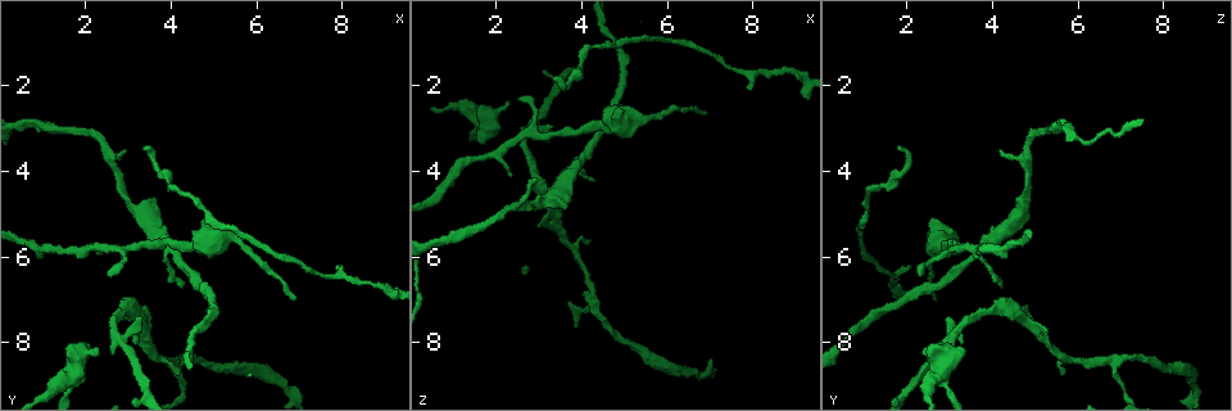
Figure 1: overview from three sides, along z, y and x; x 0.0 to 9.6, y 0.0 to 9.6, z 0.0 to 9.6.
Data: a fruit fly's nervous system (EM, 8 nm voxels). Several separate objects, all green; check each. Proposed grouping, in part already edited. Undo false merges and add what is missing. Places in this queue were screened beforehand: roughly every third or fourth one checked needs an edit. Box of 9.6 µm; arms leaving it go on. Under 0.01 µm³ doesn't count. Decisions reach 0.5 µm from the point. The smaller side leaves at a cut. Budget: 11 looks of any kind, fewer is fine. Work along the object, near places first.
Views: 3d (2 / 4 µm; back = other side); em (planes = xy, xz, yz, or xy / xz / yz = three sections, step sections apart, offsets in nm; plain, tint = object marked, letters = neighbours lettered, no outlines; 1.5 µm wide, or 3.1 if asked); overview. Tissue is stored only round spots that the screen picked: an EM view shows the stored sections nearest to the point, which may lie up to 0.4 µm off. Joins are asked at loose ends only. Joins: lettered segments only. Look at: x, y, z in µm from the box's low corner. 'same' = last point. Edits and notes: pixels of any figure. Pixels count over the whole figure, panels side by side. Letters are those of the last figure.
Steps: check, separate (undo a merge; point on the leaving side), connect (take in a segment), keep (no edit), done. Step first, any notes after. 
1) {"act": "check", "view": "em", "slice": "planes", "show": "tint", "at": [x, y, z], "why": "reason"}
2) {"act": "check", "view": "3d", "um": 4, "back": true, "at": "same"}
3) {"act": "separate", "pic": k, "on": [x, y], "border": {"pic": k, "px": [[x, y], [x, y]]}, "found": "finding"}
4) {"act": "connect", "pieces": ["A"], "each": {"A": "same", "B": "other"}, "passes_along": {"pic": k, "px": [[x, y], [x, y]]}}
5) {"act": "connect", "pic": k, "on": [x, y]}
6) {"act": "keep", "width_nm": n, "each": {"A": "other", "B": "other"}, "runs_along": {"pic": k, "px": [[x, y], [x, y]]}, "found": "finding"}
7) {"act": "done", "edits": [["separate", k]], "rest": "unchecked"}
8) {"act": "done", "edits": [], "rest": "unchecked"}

{"act": "check", "view": "em", "slice": "planes", "show": "letters", "at": [2.55, 6.45, 2.30]}

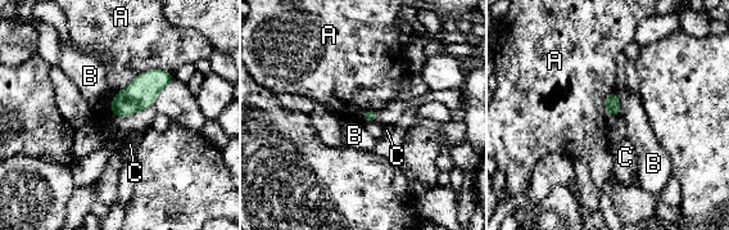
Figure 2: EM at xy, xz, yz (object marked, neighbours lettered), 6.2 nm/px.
{"act": "keep", "each": {"A": "other", "B": "other", "C": "other"}, "border": {"pic": 2, "px": [[172, 73], [139, 73], [111, 112]]}, "found": "none of them fits"}

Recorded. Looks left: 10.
{"act": "check", "view": "em", "slice": "xz", "step": 8, "show": "letters", "at": [2.30, 8.25, 2.40], "why": "stops while still wide"}

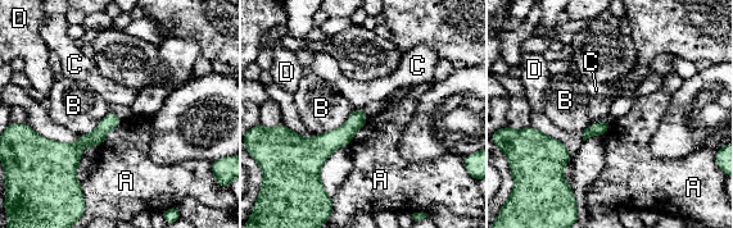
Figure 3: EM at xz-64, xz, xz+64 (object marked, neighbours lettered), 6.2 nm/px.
{"act": "check", "view": "em", "slice": "planes", "show": "letters", "at": "same", "why": "cut it another way"}

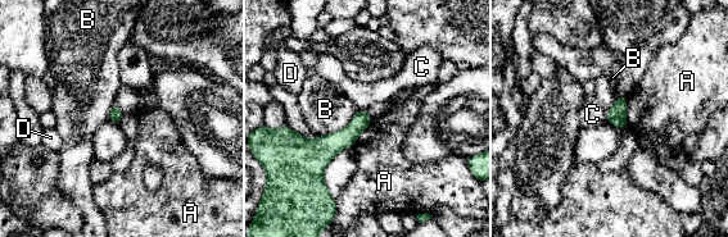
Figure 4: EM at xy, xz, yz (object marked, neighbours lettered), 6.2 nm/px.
{"act": "keep", "each": {"A": "other", "B": "other", "C": "other", "D": "other"}, "border": {"pic": 4, "px": [[625, 96], [625, 124], [628, 127]]}, "found": "no lettered segment goes on from it"}

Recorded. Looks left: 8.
{"act": "check", "view": "em", "slice": "xz", "step": 8, "show": "tint", "at": [4.35, 6.75, 4.25], "why": "thin end"}

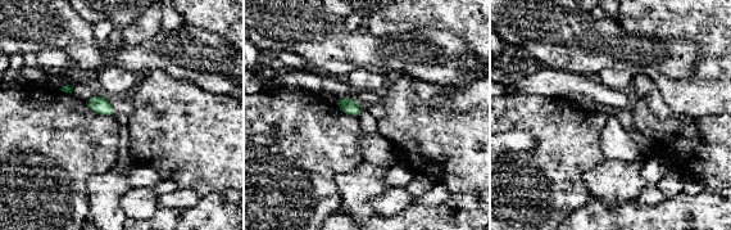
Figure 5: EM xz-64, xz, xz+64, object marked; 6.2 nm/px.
{"act": "check", "view": "em", "slice": "planes", "show": "tint", "at": "same"}

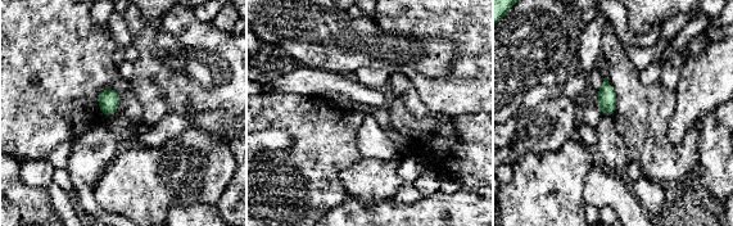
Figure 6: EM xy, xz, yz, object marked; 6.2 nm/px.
{"act": "check", "view": "em", "slice": "planes", "show": "letters", "at": "same"}

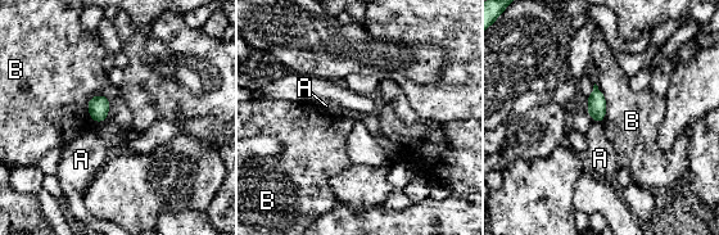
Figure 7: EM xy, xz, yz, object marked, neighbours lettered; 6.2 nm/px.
{"act": "keep", "width_nm": 90, "longest_contact_nm": ["B", 190], "each": {"A": "other", "B": "other"}, "found": "no lettered segment goes on from it"}

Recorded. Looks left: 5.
{"act": "check", "view": "em", "slice": "planes", "show": "letters", "at": [4.20, 8.40, 6.80], "why": "abrupt turn"}

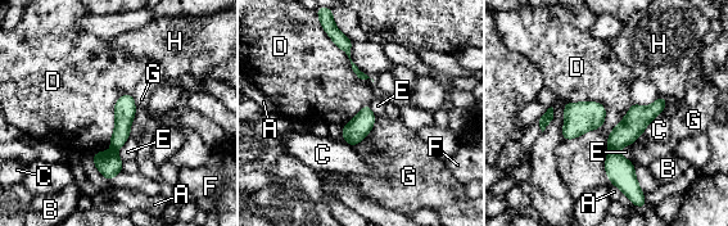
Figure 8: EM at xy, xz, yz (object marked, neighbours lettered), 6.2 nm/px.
{"act": "separate", "pic": 8, "on": [620, 171], "each": {"A": "other", "B": "other", "C": "other", "D": "other", "E": "other", "F": "other", "G": "other", "H": "other"}, "found": "two neurons meet here"}

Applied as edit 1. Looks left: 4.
{"act": "done", "edits": [["separate", 8]], "rest": "unchecked"}

